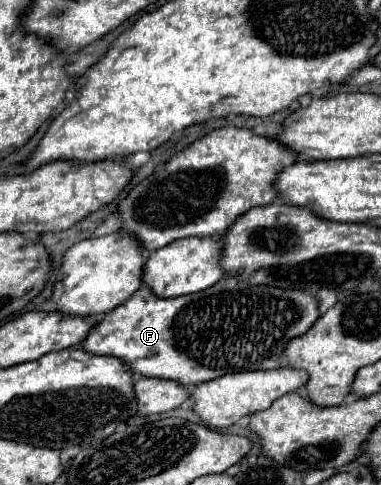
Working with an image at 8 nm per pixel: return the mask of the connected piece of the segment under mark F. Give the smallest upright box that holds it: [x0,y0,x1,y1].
[81,277,321,387]

